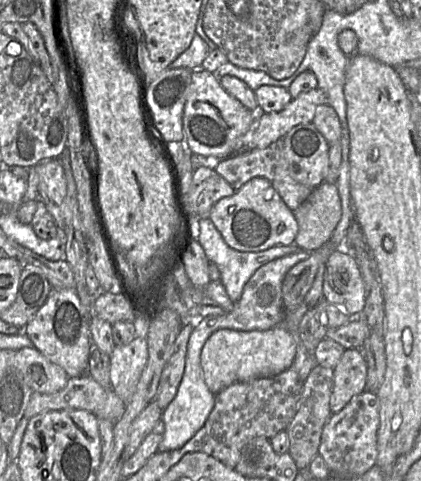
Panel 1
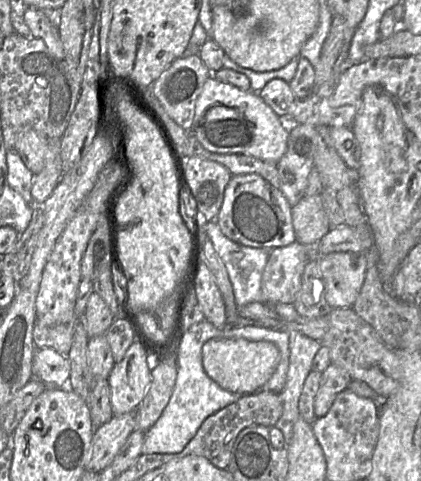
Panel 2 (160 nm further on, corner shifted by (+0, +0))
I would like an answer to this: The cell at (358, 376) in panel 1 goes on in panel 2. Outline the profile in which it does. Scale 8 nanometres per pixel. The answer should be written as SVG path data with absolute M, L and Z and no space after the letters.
M330 364L322 372L320 387L314 401L316 418L323 417L330 410L336 396L347 389L352 381L350 374L343 368Z

